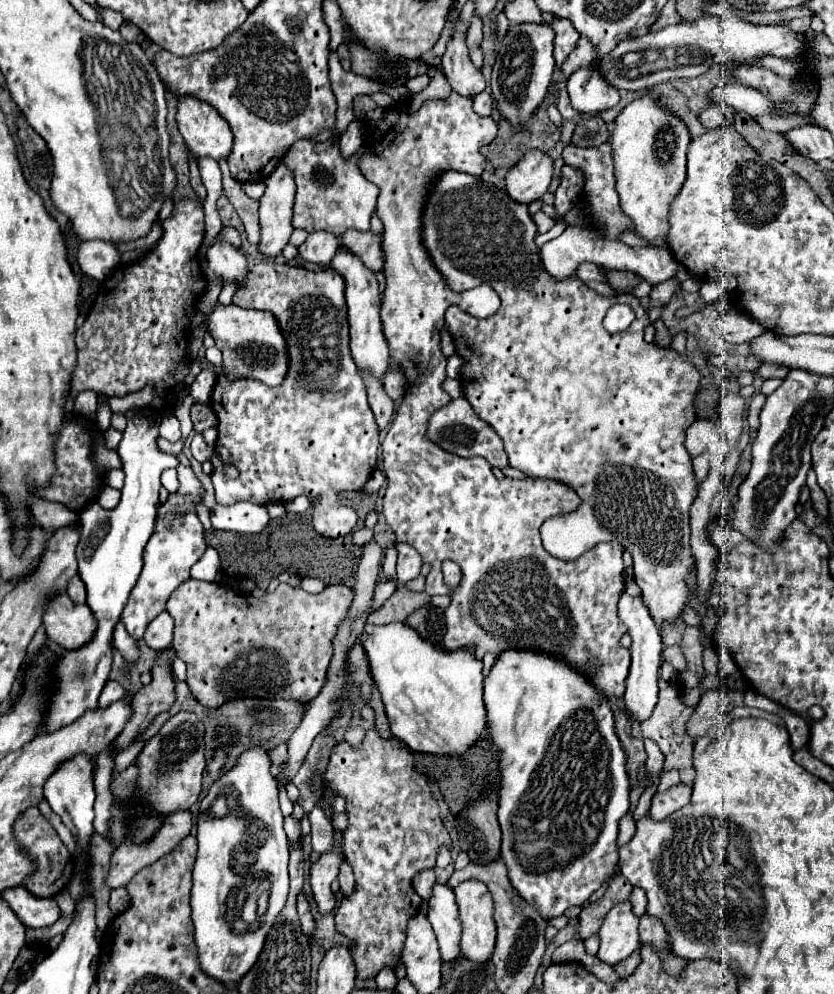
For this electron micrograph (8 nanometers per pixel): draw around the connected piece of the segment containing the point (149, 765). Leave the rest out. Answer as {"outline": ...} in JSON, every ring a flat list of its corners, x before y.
{"outline":[[179,712,171,716,157,736,153,736,139,754,139,786,143,790,141,800,159,810,171,814,179,808,191,808,203,790,205,770,205,726,193,712]]}

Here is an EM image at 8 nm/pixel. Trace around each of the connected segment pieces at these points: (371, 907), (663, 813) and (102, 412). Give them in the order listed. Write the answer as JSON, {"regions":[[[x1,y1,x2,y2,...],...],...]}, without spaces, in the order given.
{"regions":[[[375,726,365,732,359,746,341,740,331,748,321,786,345,798,349,816,343,832,343,856,353,866,355,890,353,898,345,898,335,914,337,932,353,942,349,952,357,966,357,978,375,978,385,966,397,968,401,962,407,922,423,902,413,890,413,878,421,870,435,868,439,850,443,846,451,850,451,838,439,818,427,778,413,766,407,744,399,738,383,740]],[[687,784,671,786,667,792,657,792,653,796,649,814,655,820,665,820,669,814,673,814,675,810,683,808,689,802,689,798,691,798,691,788]],[[103,403,99,406,97,409,96,424,100,431,104,432,105,429,110,428,111,416,112,411,107,404]]]}

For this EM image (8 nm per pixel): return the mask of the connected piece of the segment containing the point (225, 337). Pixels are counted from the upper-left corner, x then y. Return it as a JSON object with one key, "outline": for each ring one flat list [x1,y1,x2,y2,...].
{"outline":[[215,304,209,314,197,312,197,324,207,324,207,332,213,336,215,346,223,350,223,364,215,368,217,376,227,374,229,378,255,378,267,386,279,386,283,382,287,372,287,348,283,342,283,336,279,334,279,326,275,326,275,318,271,312,259,312,259,310,245,310,239,306,223,306]]}

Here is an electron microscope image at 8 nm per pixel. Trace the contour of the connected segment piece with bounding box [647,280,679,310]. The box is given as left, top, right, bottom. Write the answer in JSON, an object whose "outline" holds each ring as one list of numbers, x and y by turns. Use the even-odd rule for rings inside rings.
{"outline":[[667,280,667,282,661,282,661,284,655,284,653,290,649,292,649,306,647,310,653,308,653,302,669,302,673,292,677,290,677,280]]}

